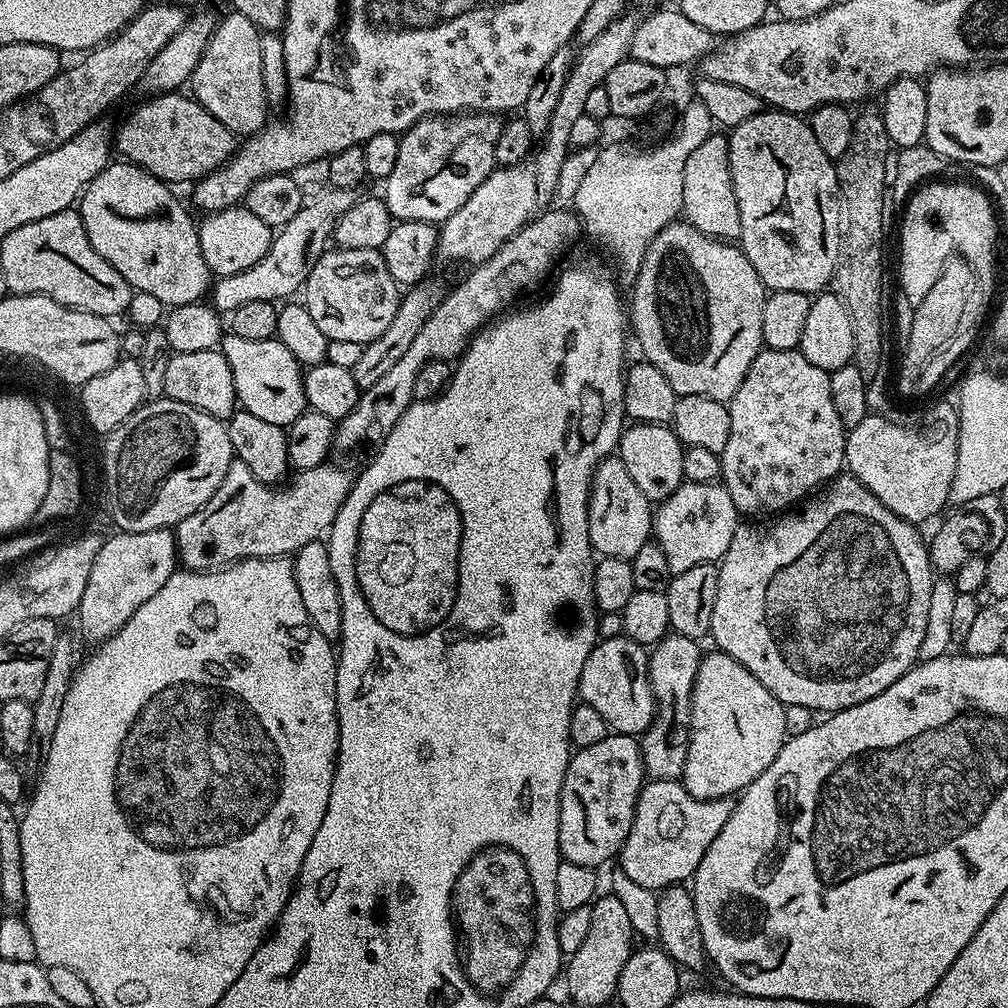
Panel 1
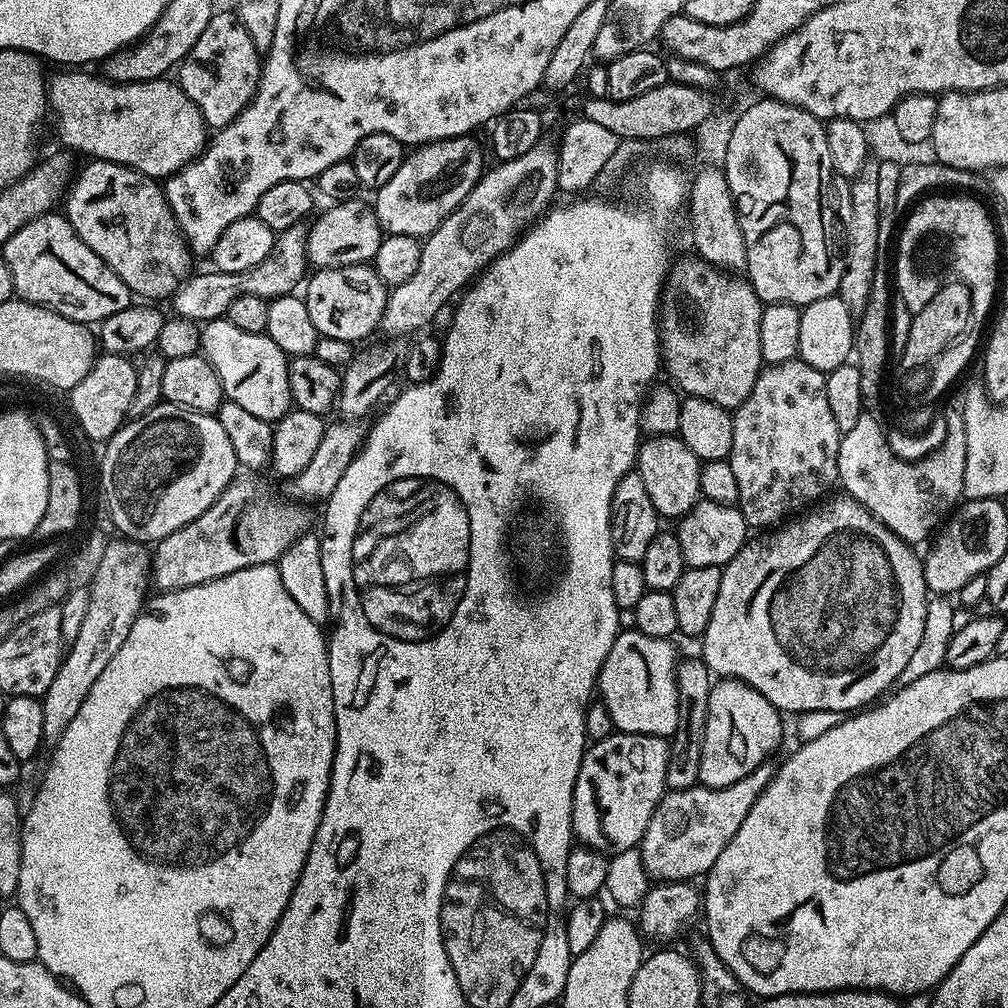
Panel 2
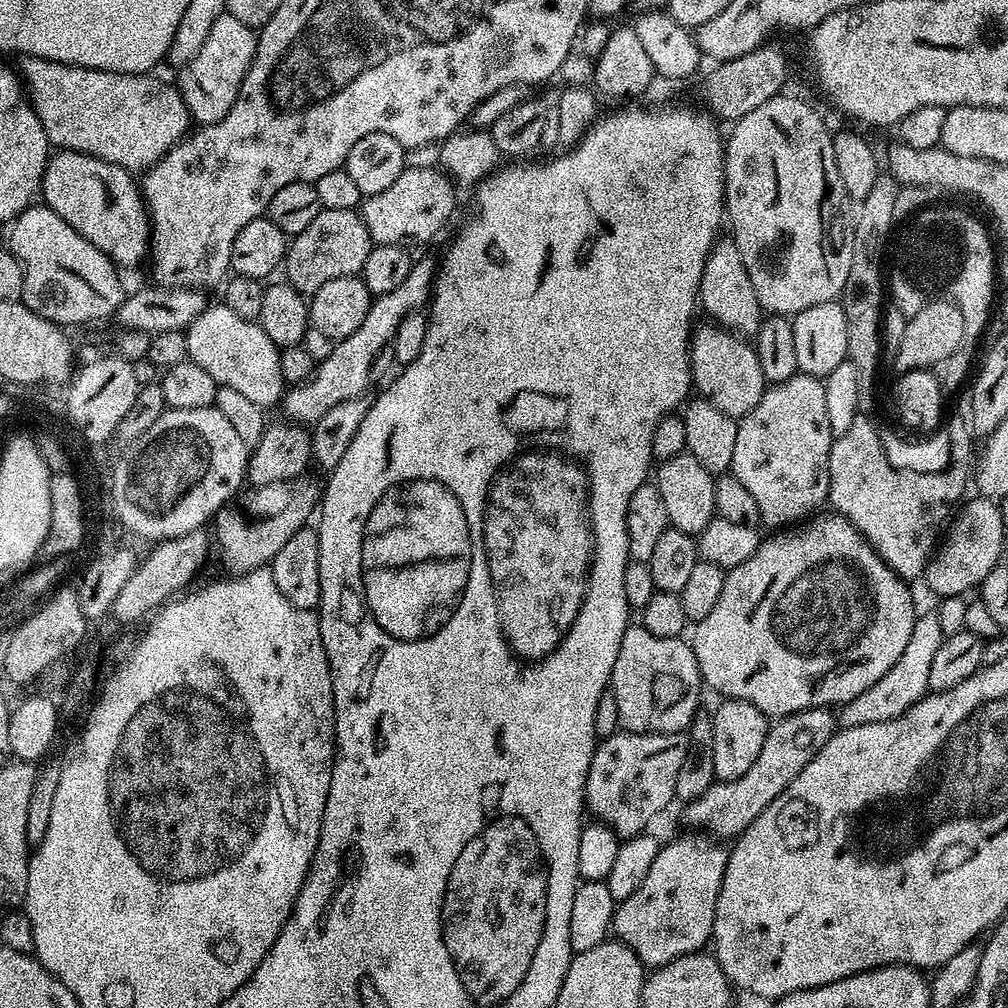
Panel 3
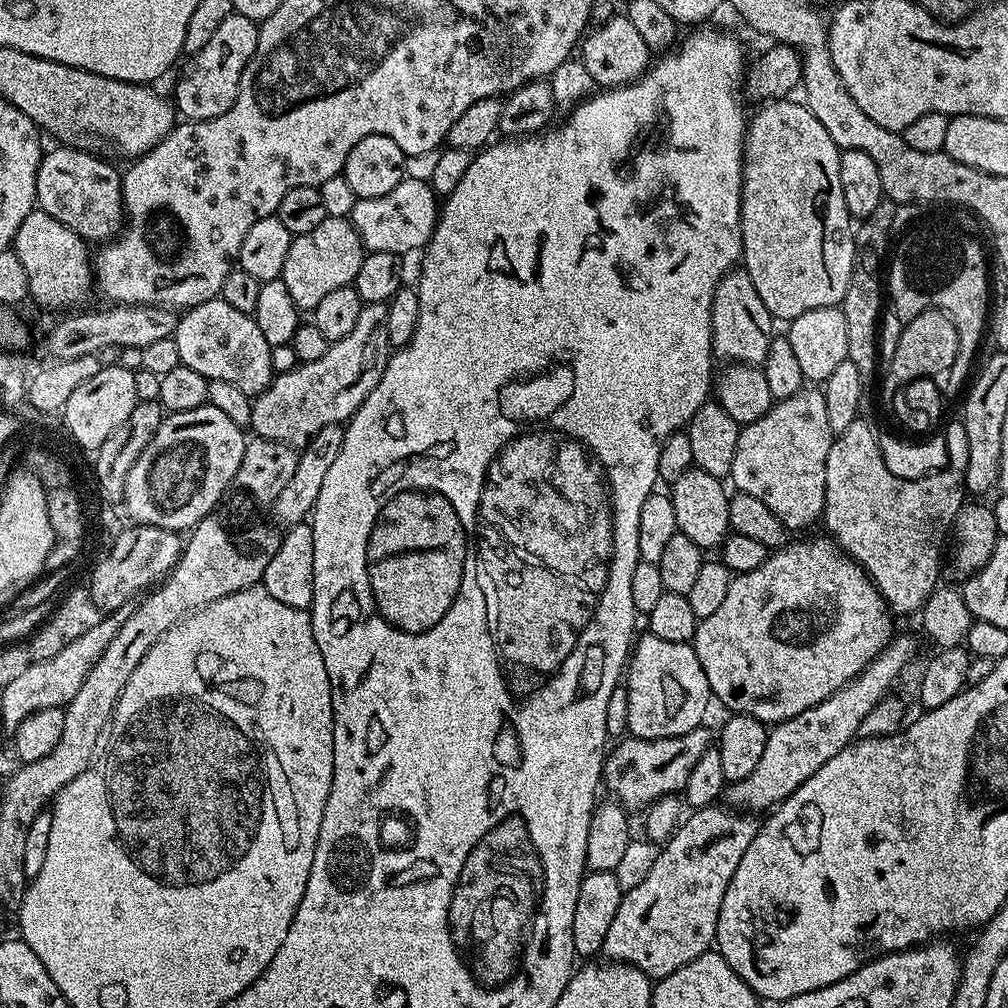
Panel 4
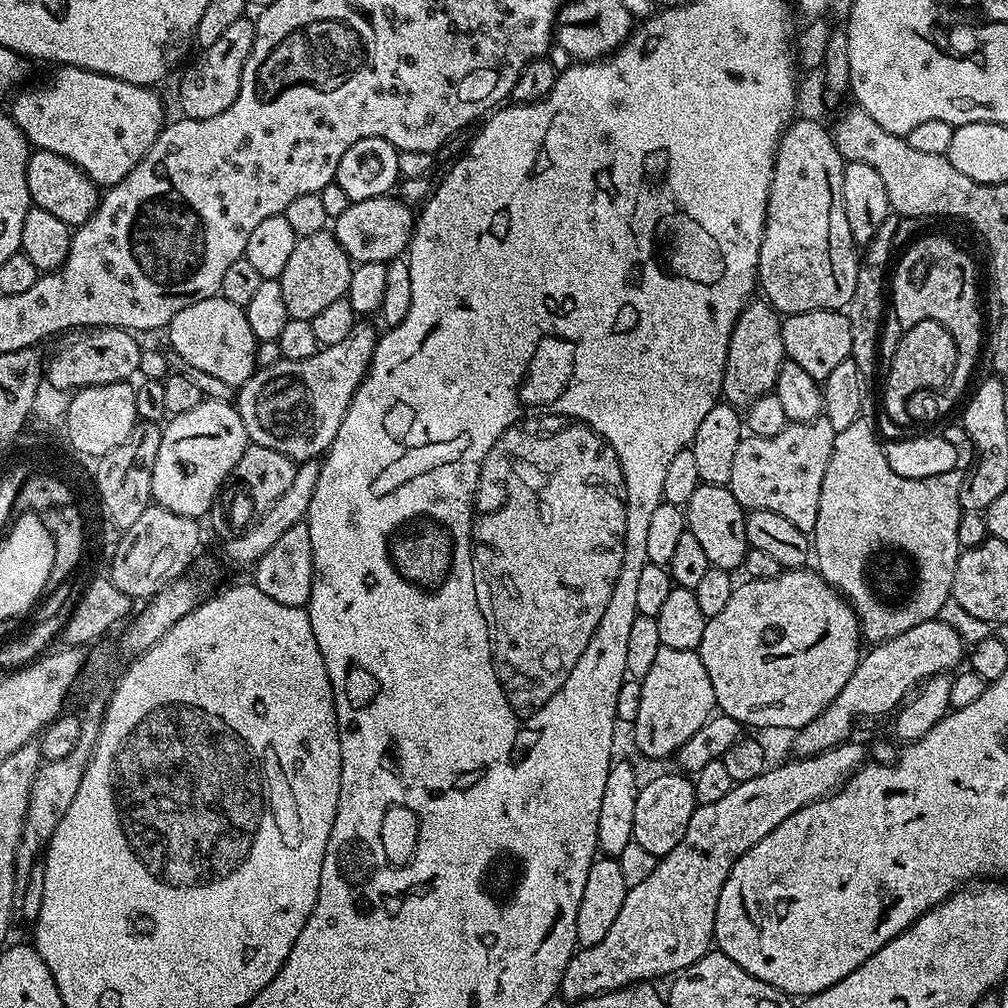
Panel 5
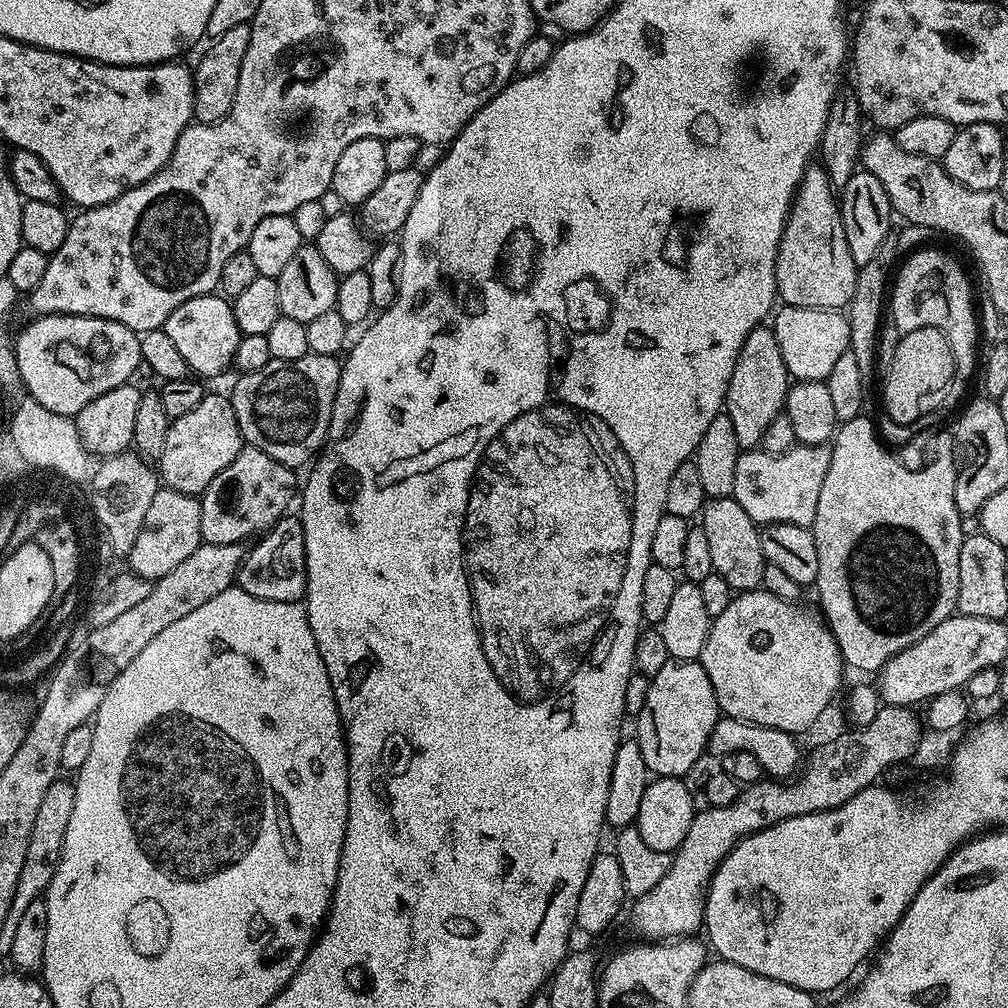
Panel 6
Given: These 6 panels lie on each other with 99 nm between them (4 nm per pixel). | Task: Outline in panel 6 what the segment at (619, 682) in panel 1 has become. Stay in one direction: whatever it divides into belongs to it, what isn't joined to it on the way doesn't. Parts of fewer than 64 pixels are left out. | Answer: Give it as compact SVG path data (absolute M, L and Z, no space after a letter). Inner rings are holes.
M671 658L665 659L665 664L657 670L656 673L651 673L648 689L646 690L646 706L642 706L639 716L635 717L634 724L636 724L636 732L634 738L638 742L638 746L642 750L642 758L646 758L646 766L649 773L655 774L657 777L687 777L687 772L695 766L700 760L700 755L705 755L708 747L708 739L714 730L718 719L718 705L716 703L716 695L714 694L714 686L710 686L710 678L706 674L706 670L700 665L699 660L673 660Z

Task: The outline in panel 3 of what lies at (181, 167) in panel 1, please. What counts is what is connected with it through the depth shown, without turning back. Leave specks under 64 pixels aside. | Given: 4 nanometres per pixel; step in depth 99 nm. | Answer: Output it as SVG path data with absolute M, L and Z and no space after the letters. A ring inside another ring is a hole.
M26 56L19 62L18 72L26 85L32 109L38 114L46 130L49 145L57 149L96 156L136 174L158 163L190 131L188 107L175 83L155 80L155 75L152 74L80 68L77 64L43 60L37 56Z

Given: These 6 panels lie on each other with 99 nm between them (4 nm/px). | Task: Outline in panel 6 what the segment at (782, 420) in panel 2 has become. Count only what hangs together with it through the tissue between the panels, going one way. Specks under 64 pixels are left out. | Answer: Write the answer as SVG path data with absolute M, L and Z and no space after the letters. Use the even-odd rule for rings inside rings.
M795 443L782 454L770 454L763 450L744 450L734 466L734 490L732 499L750 514L757 526L786 522L794 526L811 528L818 514L818 494L822 494L822 482L826 482L826 470L830 470L831 447L828 444Z

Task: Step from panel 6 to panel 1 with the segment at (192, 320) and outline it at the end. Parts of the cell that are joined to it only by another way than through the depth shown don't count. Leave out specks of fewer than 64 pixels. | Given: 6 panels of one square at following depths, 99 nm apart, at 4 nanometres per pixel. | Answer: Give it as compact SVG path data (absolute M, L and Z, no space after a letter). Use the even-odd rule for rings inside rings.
M225 335L219 343L219 351L230 362L230 374L234 378L234 390L239 407L245 412L262 418L283 429L293 424L306 410L304 375L302 365L282 346L278 339L253 342L250 338Z

